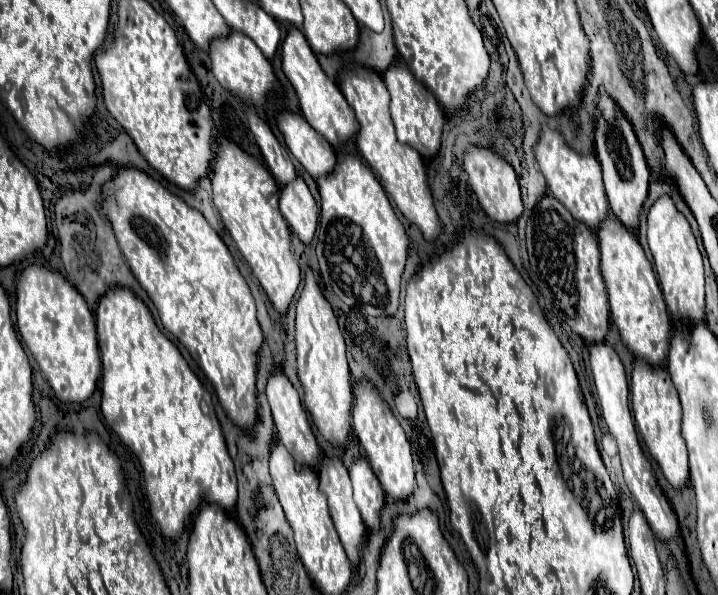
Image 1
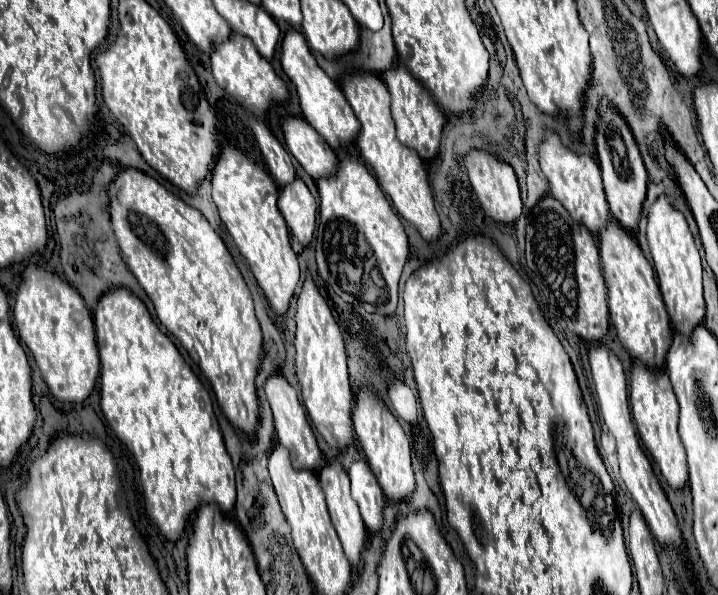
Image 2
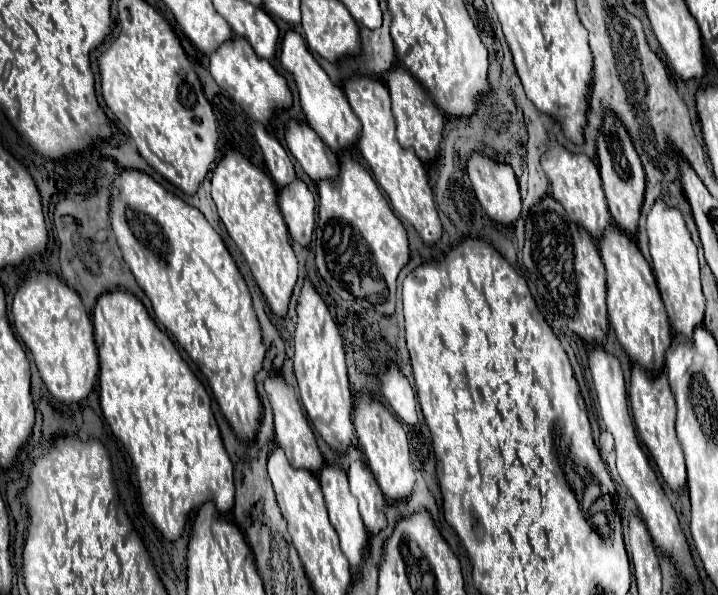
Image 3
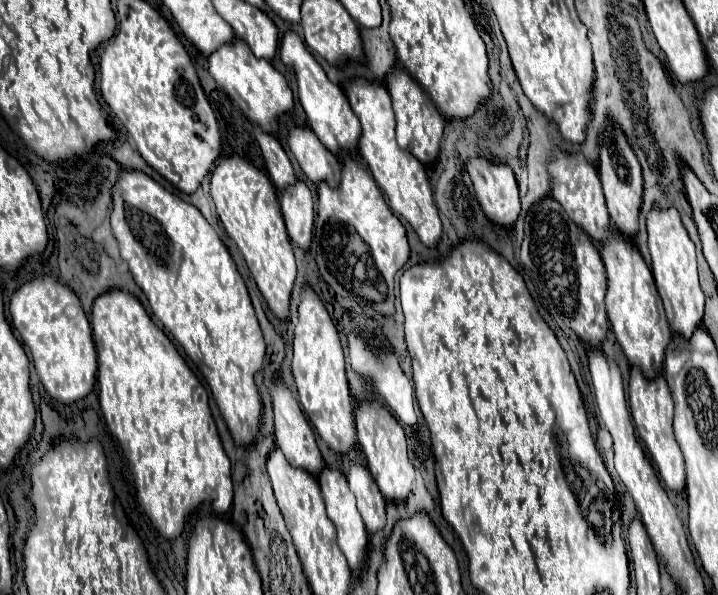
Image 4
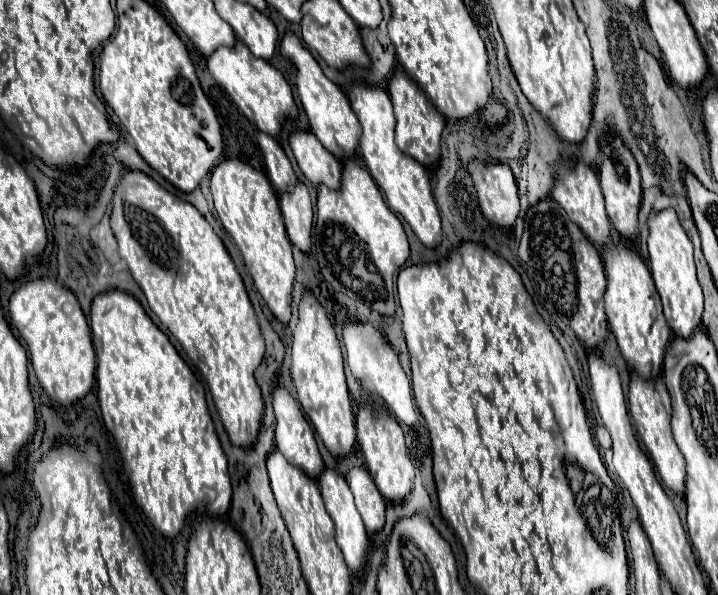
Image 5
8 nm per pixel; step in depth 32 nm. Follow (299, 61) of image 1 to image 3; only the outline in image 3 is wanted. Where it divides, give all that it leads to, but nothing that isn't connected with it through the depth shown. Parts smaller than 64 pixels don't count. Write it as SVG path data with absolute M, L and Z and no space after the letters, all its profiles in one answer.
M288 30L282 40L282 66L284 70L294 78L300 94L300 106L304 110L306 122L314 128L314 132L336 152L340 148L346 148L358 140L360 134L360 120L356 120L356 114L352 112L344 92L328 78L328 74L320 68L320 64L314 60L314 56L308 52L308 46L304 44L304 38Z

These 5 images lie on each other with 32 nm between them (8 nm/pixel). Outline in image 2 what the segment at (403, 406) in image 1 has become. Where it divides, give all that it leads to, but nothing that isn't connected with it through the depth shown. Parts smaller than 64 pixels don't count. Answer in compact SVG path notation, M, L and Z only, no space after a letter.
M394 380L392 386L390 386L390 390L388 390L388 396L392 400L392 406L400 414L400 418L404 418L406 422L416 422L418 402L416 402L414 392L404 382Z

